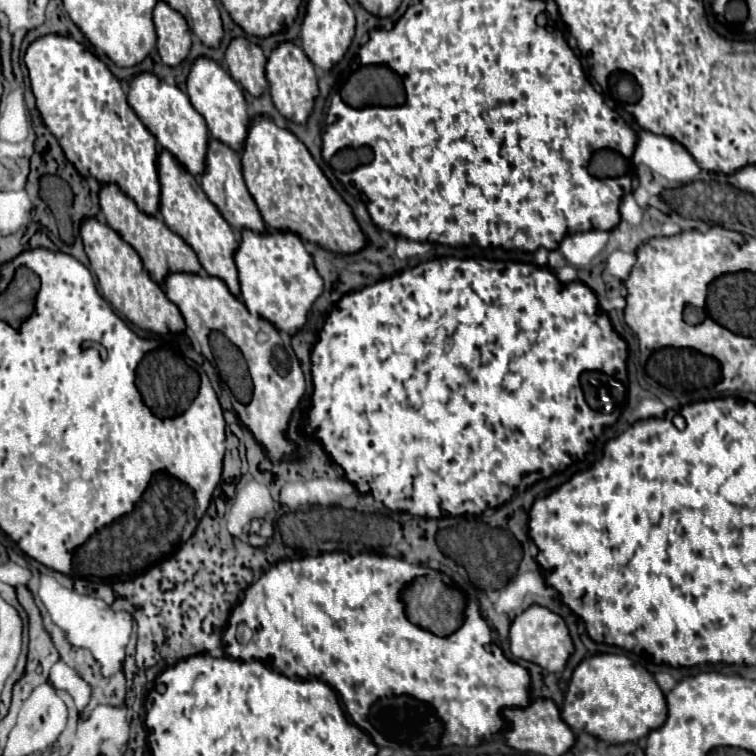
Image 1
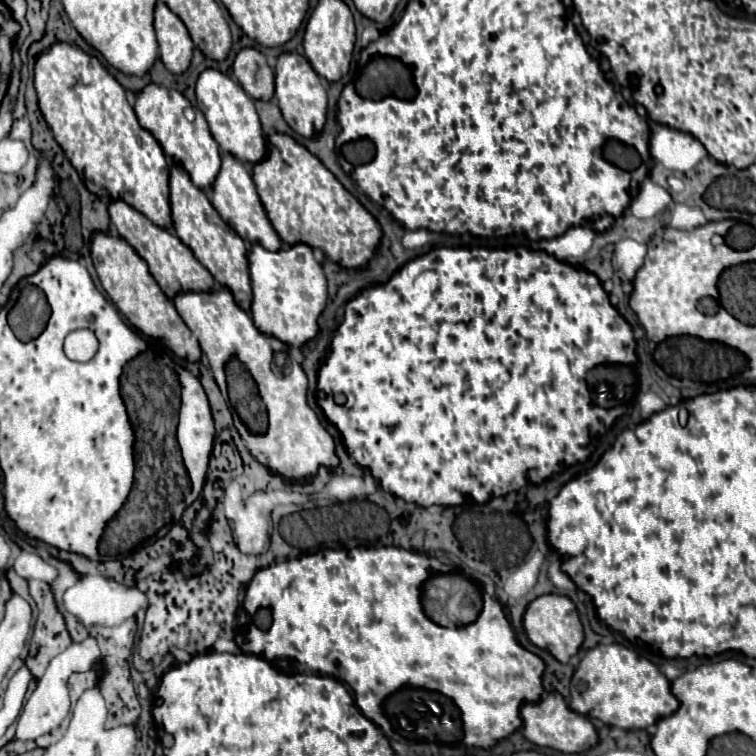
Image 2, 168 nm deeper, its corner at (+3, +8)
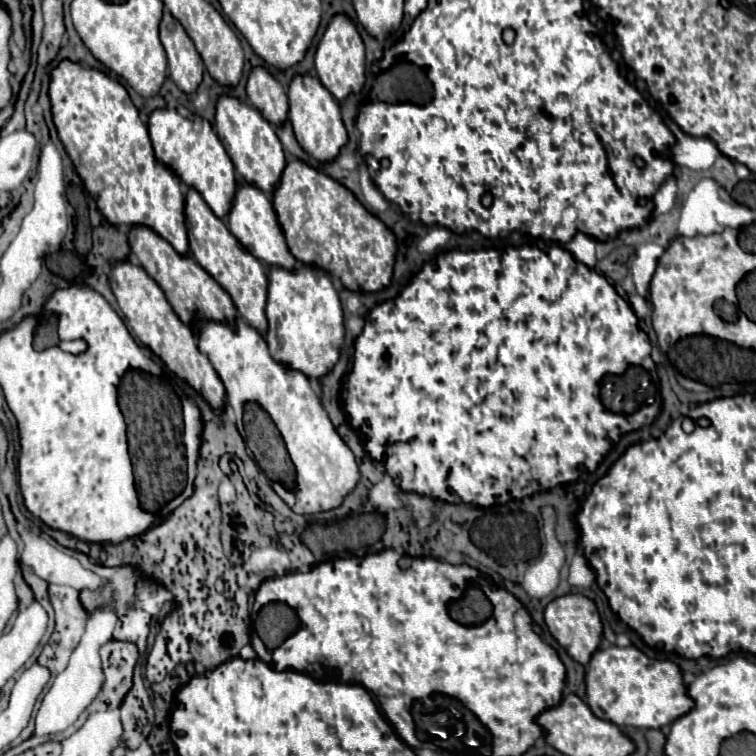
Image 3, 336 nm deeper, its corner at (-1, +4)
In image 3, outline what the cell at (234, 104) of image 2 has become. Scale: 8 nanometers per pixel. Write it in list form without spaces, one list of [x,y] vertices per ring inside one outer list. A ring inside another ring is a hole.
[[[220,96],[216,102],[216,134],[228,156],[232,158],[236,172],[248,182],[258,186],[264,192],[274,190],[280,180],[280,174],[286,166],[282,144],[274,132],[274,126],[264,120],[264,116],[250,104],[234,98],[234,96]]]

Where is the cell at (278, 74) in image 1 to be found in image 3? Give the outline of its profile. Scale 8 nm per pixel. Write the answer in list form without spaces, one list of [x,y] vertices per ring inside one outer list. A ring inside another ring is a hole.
[[[296,74],[288,86],[288,102],[290,102],[290,110],[288,110],[288,118],[292,122],[294,134],[298,144],[316,160],[320,162],[328,162],[334,160],[336,154],[340,152],[340,148],[346,144],[348,134],[346,128],[342,124],[340,118],[340,108],[338,108],[338,100],[322,86],[322,82],[314,76],[300,76]]]

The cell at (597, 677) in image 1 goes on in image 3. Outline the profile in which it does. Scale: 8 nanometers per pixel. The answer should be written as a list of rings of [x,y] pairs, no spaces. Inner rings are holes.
[[[634,646],[596,650],[586,670],[586,702],[594,716],[616,726],[662,728],[692,710],[692,698],[682,682],[680,668],[668,660],[652,660]]]

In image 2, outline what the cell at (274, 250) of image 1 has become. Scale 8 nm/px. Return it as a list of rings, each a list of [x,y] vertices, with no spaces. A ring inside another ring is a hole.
[[[260,244],[252,246],[250,280],[252,280],[252,320],[262,334],[282,340],[290,346],[304,346],[318,334],[318,318],[326,308],[328,286],[322,266],[314,260],[312,248],[306,244],[284,246],[278,252],[270,252]]]

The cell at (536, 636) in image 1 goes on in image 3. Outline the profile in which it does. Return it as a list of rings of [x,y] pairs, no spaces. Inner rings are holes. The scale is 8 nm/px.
[[[566,594],[560,598],[554,598],[546,610],[544,610],[544,622],[548,632],[554,636],[554,640],[580,664],[588,664],[592,652],[598,648],[602,640],[602,622],[598,616],[598,610],[592,600],[588,600],[582,594]]]

